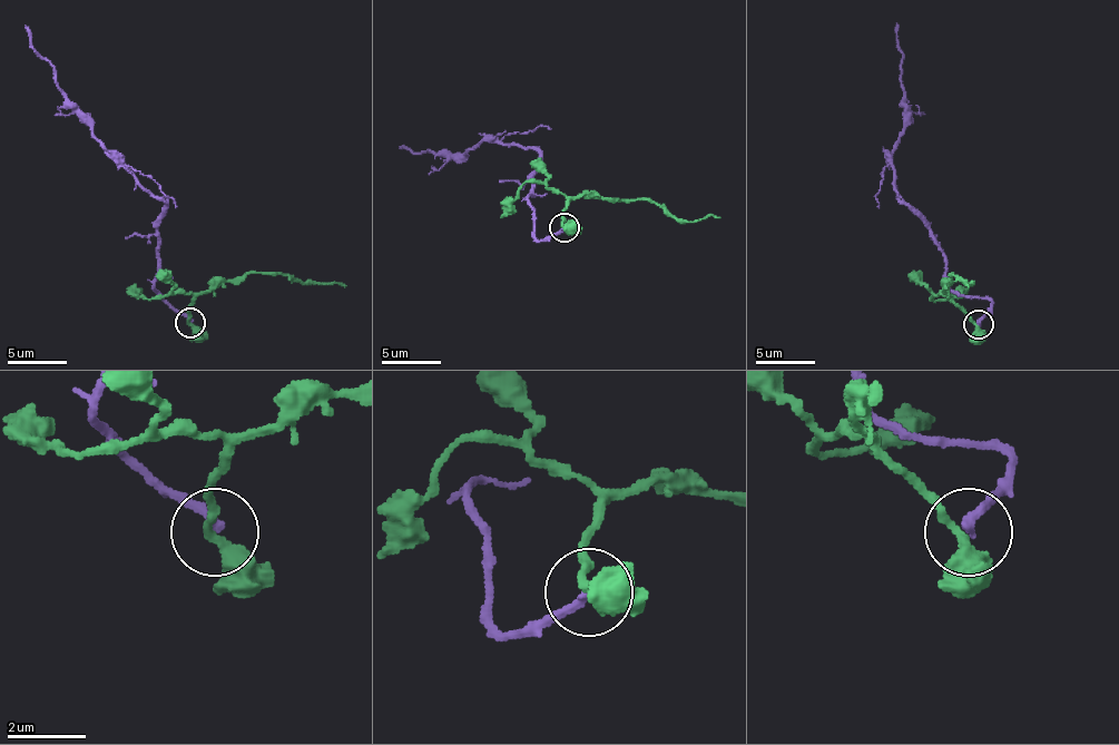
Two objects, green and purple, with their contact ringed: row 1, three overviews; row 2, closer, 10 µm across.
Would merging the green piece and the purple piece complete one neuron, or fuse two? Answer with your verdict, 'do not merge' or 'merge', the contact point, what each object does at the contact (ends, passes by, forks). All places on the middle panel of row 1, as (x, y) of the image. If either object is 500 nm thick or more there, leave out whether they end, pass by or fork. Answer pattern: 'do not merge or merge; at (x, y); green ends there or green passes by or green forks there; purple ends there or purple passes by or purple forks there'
do not merge; at (563, 227); green passes by; purple ends there

